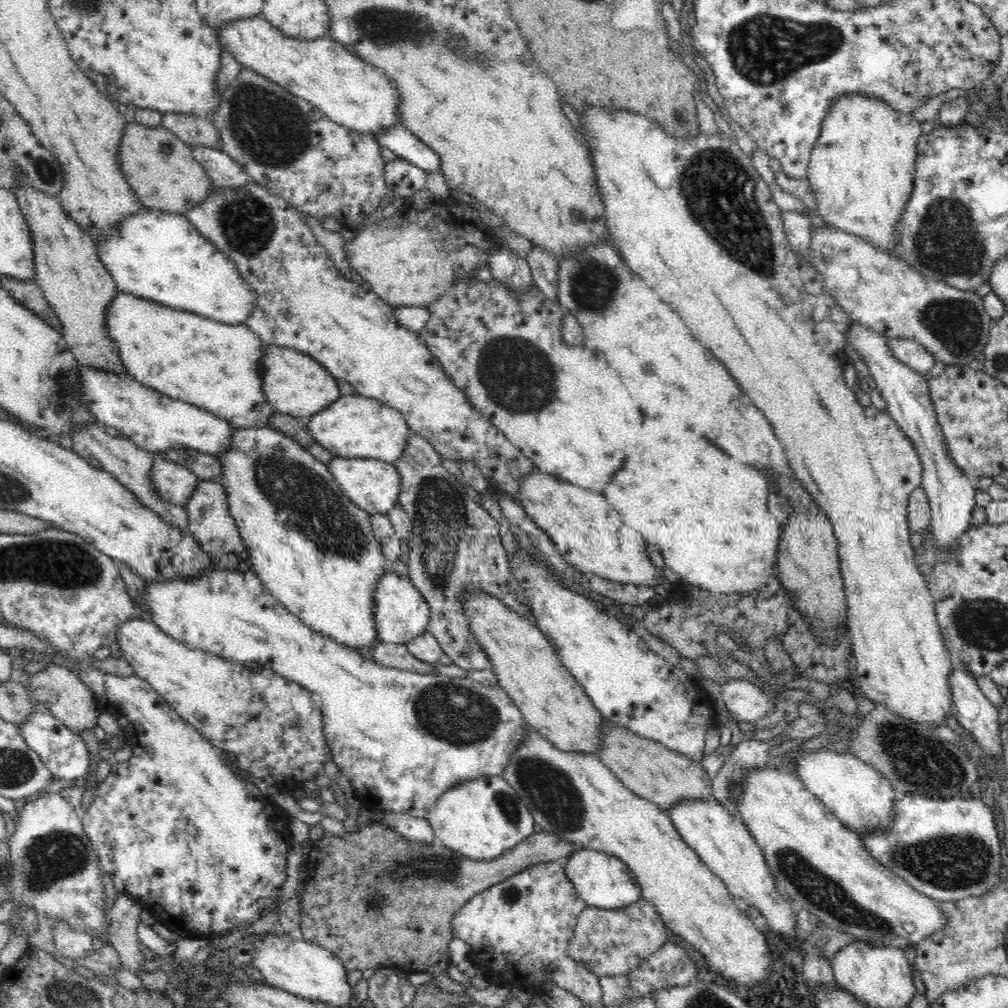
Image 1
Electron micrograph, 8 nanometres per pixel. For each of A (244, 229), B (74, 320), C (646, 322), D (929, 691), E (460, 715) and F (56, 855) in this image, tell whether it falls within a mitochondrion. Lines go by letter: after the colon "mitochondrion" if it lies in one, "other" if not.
A: mitochondrion
B: other
C: other
D: other
E: mitochondrion
F: mitochondrion

